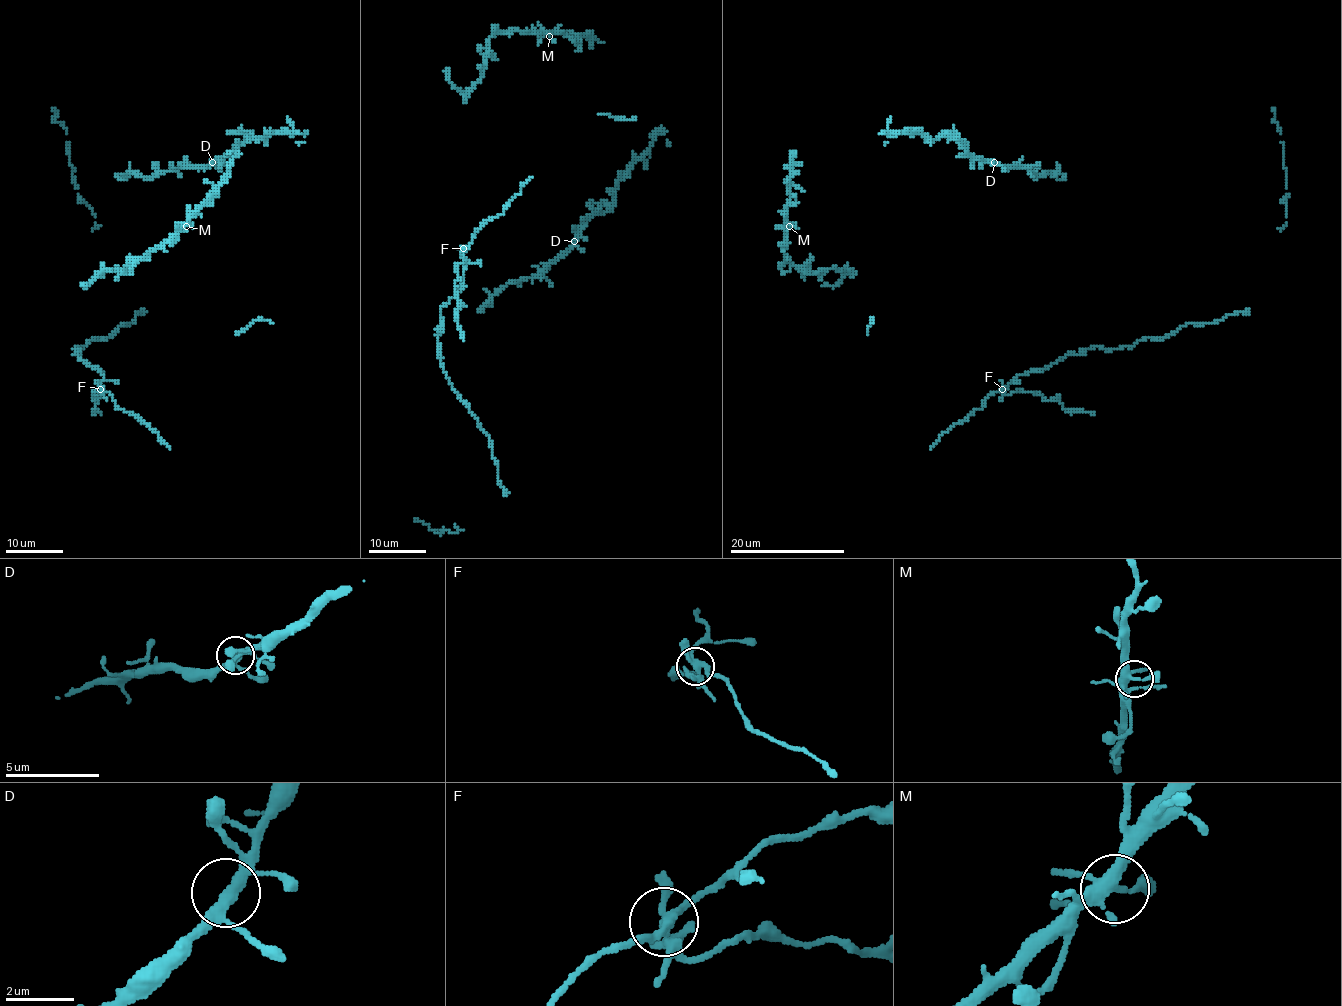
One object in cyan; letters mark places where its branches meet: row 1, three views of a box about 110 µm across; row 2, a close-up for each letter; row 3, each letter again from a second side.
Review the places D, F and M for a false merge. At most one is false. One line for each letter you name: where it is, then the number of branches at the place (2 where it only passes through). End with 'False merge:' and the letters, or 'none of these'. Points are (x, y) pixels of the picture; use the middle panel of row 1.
F: place (463, 248); branches 6
False merge: F

